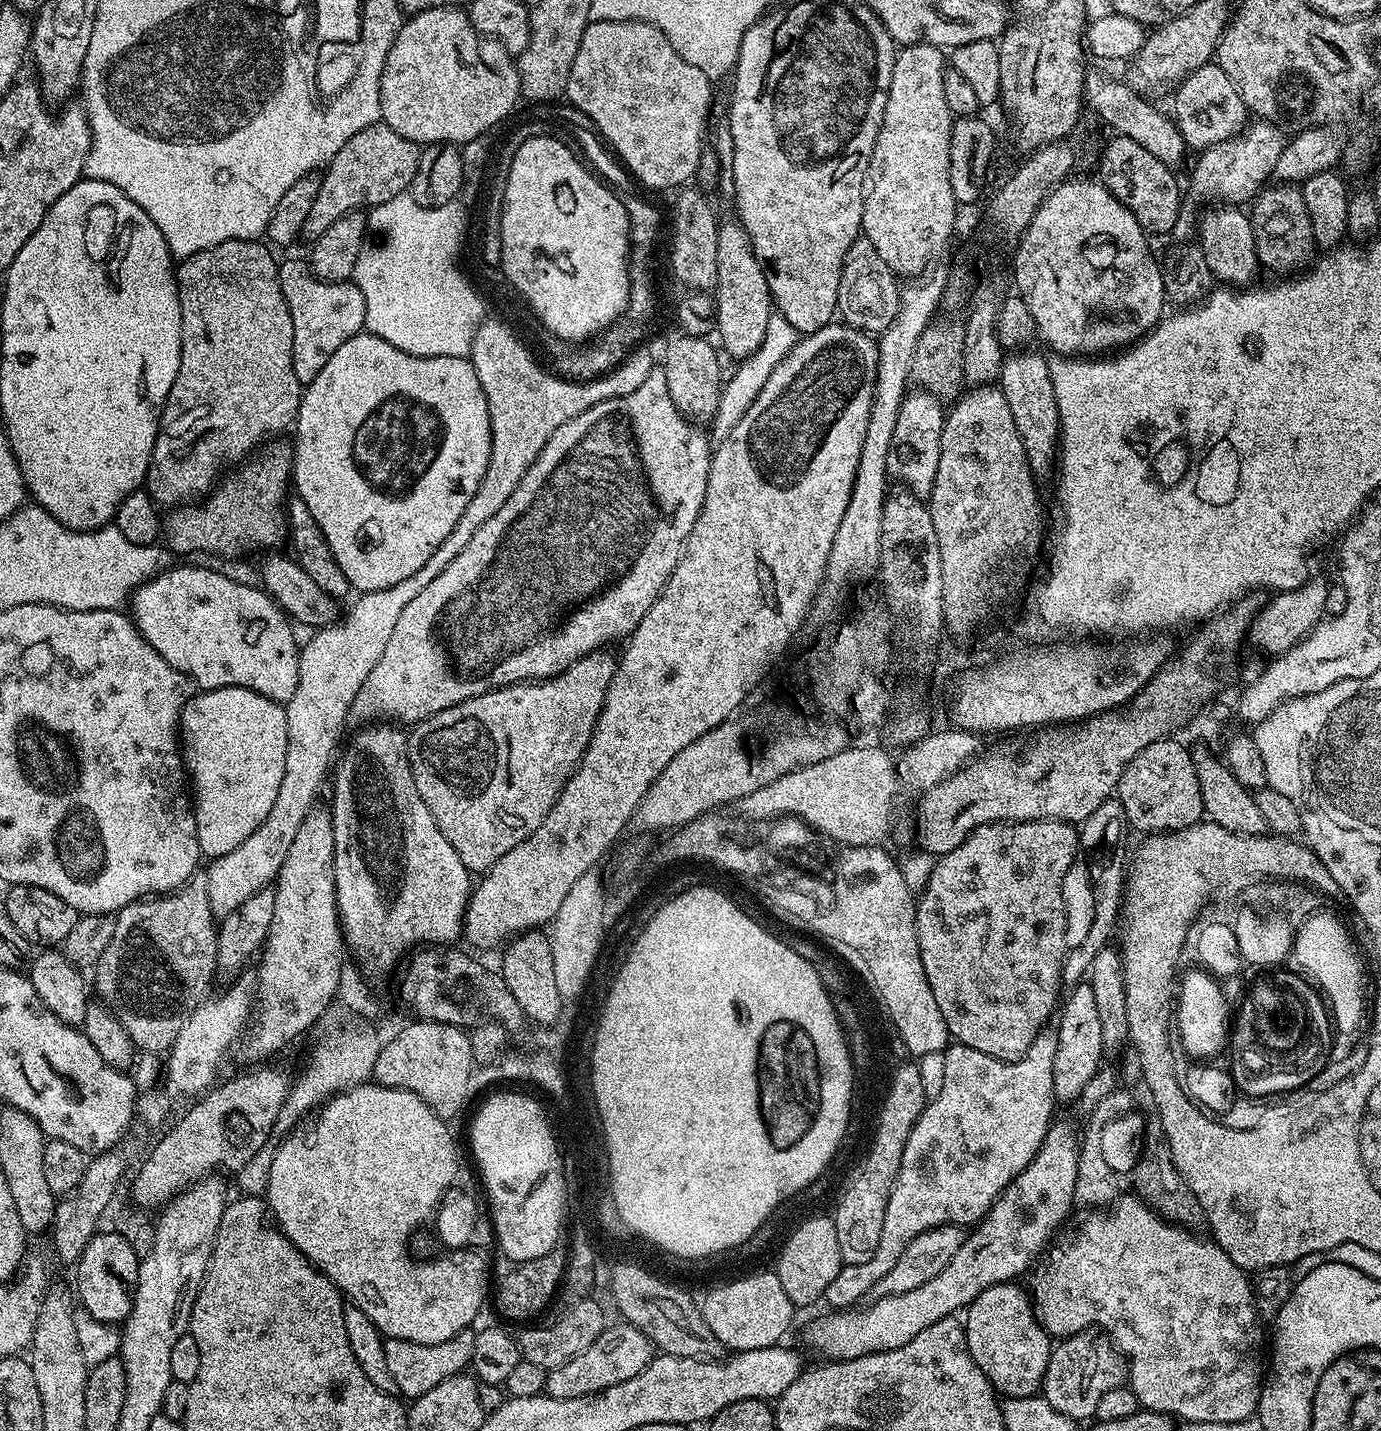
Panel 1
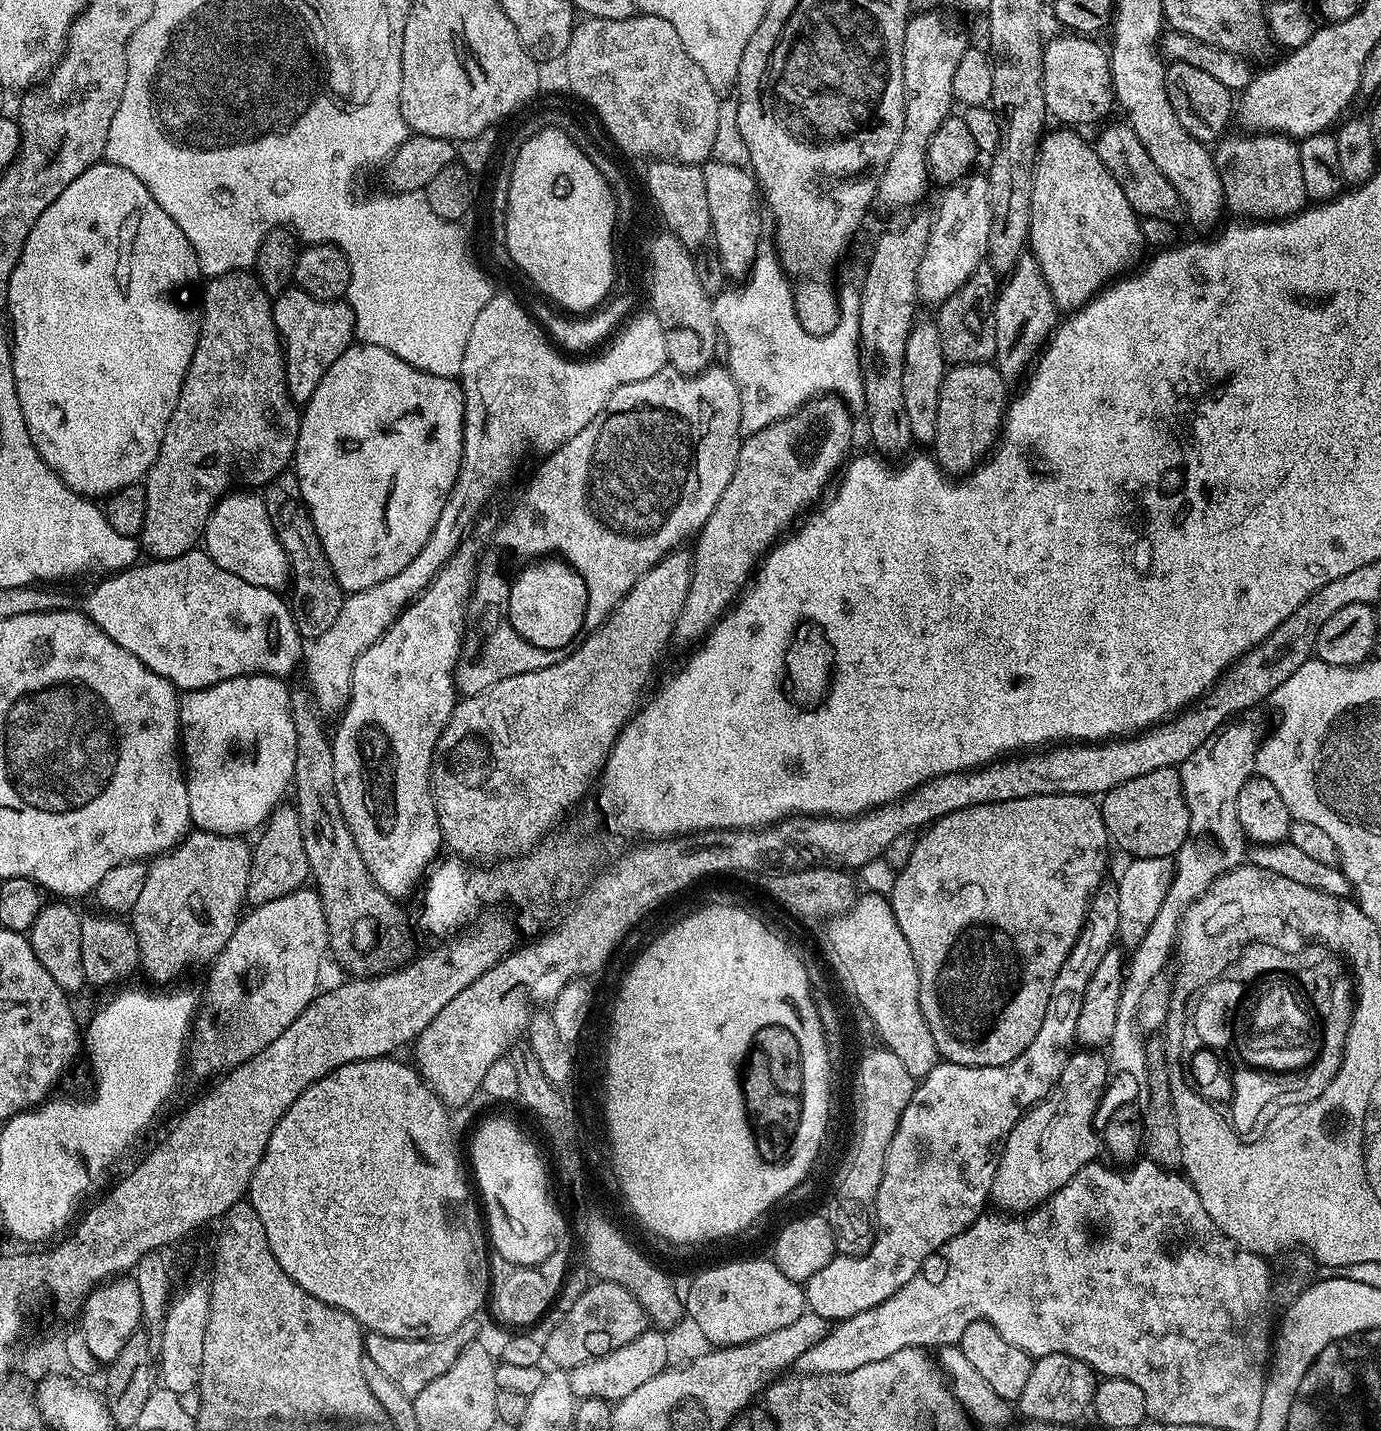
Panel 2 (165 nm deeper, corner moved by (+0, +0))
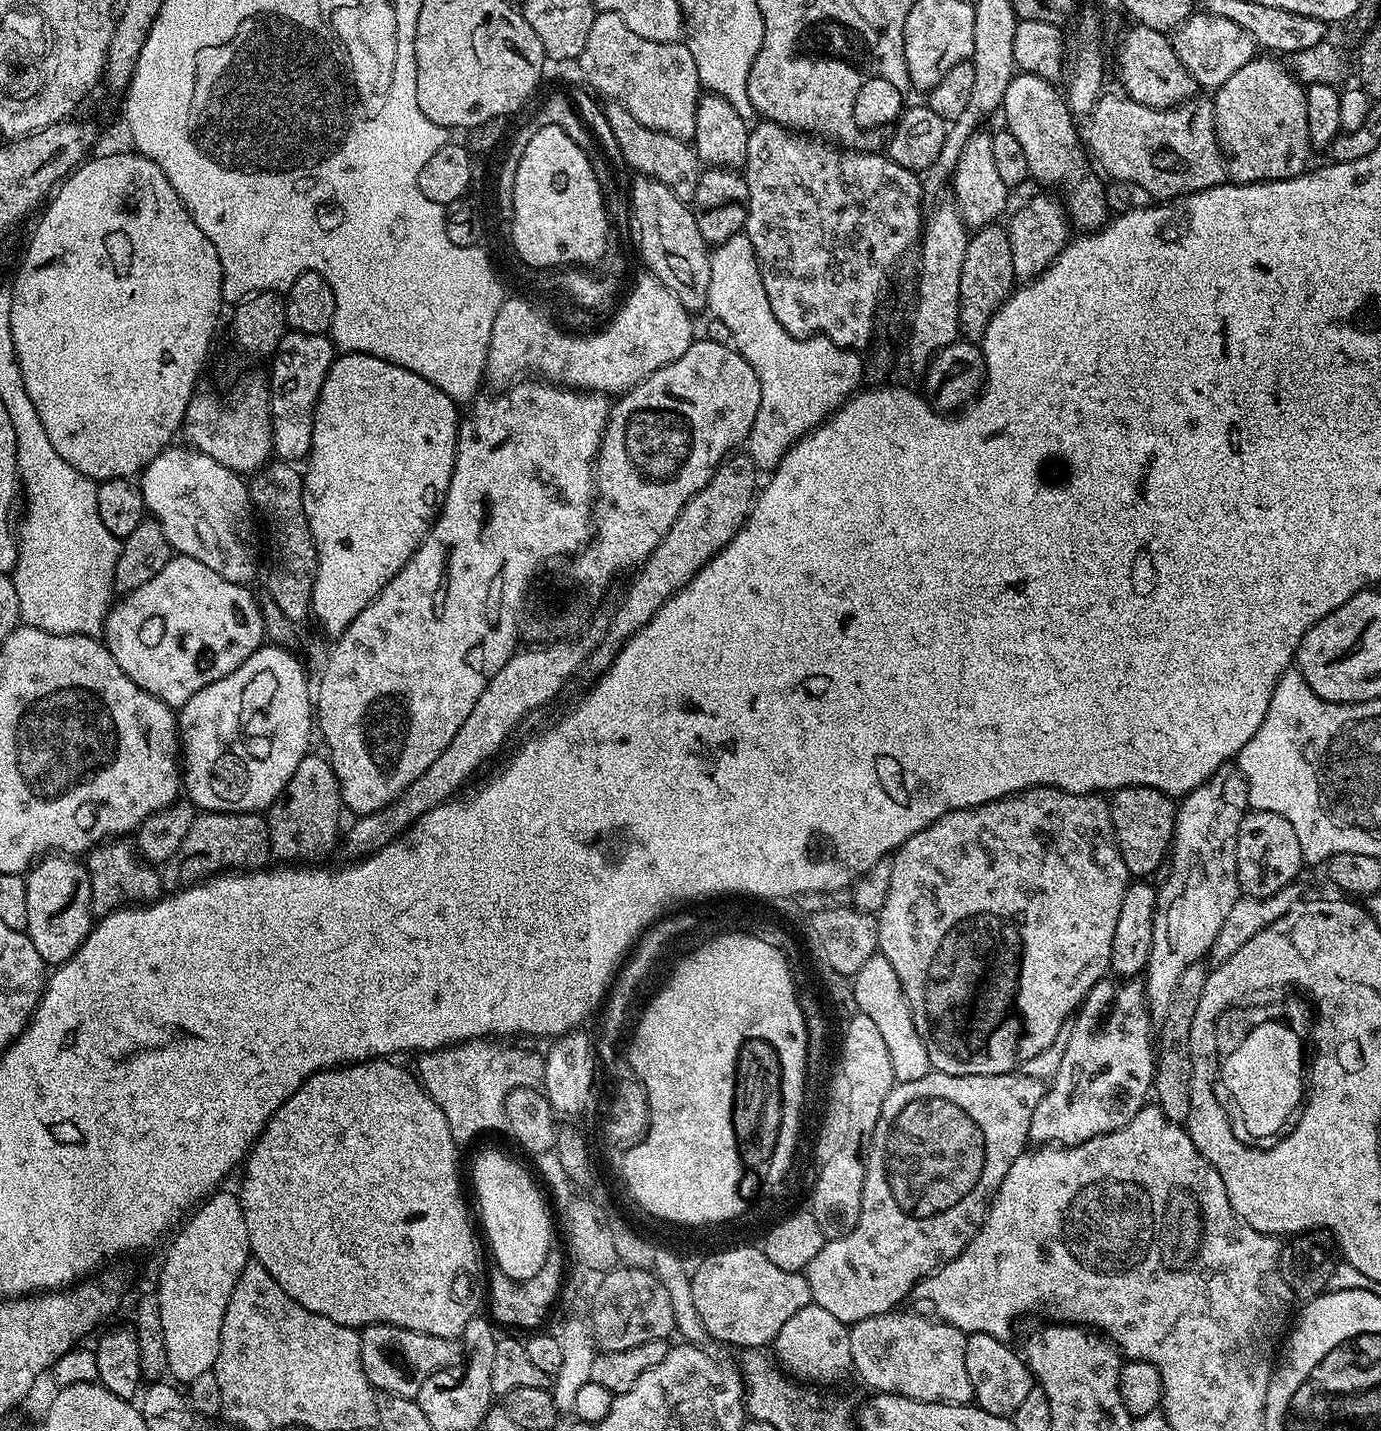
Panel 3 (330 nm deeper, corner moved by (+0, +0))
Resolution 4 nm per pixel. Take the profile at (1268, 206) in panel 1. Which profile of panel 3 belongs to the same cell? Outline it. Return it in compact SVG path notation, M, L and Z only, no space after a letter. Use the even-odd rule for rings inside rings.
M1272 54L1257 55L1238 74L1230 74L1226 82L1215 89L1212 116L1216 143L1226 161L1226 176L1234 184L1257 184L1267 180L1289 180L1301 176L1309 167L1308 155L1314 152L1310 129L1306 127L1308 93L1305 85L1290 71L1283 59Z

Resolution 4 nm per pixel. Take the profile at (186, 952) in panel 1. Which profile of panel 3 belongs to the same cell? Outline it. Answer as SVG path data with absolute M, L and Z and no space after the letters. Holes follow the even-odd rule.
M201 811L182 838L182 846L162 865L162 884L168 890L189 888L221 872L263 868L271 856L268 821L261 813Z

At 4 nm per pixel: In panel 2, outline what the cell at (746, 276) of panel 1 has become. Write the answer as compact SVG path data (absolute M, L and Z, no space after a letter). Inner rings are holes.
M712 158L703 165L704 177L706 178L706 198L710 202L710 218L712 219L712 240L716 248L715 253L720 257L724 267L725 277L733 281L740 282L747 277L756 261L757 252L761 251L760 235L764 232L764 216L760 213L762 208L762 192L758 187L758 181L747 167L739 168L736 164L731 164L728 160L716 160Z

